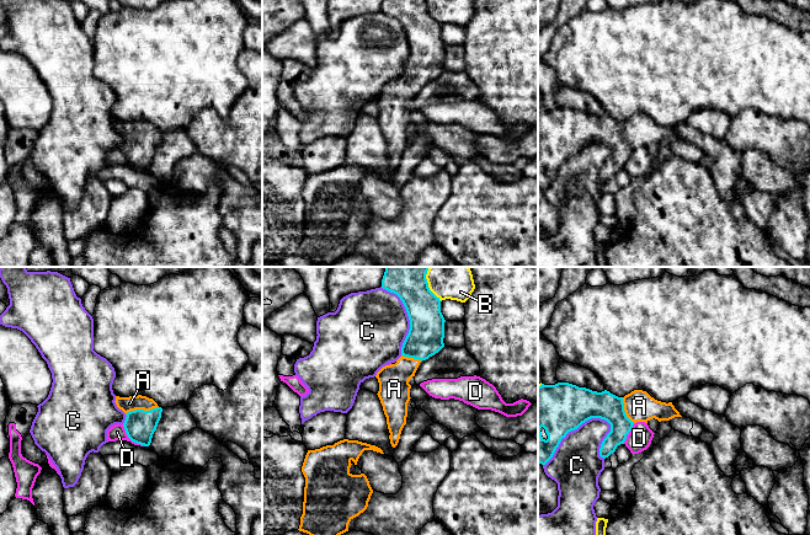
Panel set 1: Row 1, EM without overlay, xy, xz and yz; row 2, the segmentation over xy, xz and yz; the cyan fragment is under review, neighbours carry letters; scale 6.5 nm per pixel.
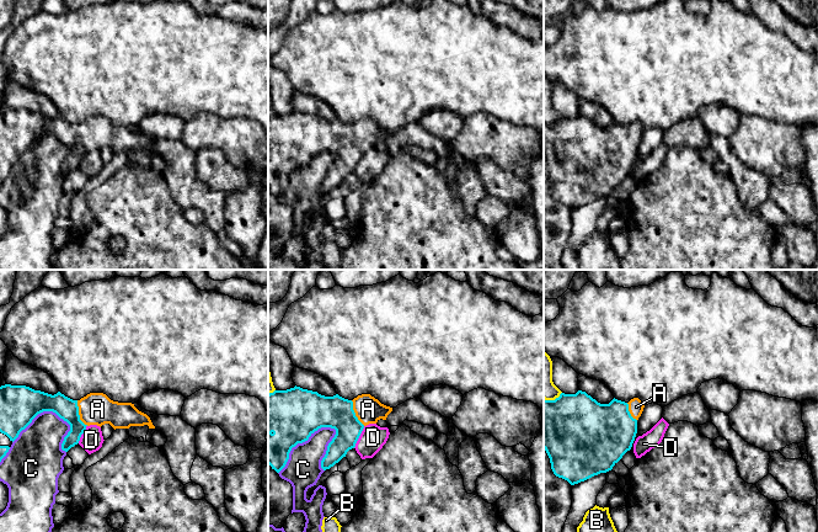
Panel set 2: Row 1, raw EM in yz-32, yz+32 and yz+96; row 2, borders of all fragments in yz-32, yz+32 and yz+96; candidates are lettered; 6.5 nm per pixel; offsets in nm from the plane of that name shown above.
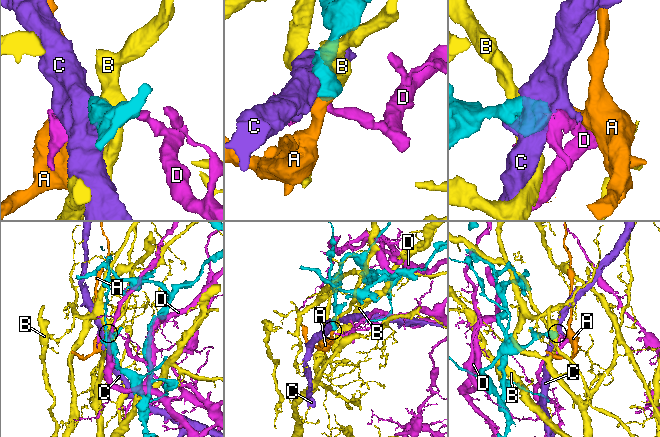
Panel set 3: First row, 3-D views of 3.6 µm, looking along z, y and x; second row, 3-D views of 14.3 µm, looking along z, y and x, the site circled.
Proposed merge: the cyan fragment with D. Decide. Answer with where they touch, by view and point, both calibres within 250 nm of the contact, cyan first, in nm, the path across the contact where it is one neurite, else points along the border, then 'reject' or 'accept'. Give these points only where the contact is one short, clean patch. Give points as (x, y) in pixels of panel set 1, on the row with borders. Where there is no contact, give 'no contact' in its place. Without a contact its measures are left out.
contact xy (131, 439); calibres 200 and 110 nm; border xy (122, 424), (126, 434), (132, 440), (144, 445); reject

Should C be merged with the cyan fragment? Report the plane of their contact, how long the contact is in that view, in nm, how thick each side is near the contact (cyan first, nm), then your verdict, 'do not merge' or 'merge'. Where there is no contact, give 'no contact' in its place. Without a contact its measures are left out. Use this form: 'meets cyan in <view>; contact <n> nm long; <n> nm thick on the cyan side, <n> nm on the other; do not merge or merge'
meets cyan in yz; contact 500 nm long; 320 nm thick on the cyan side, 320 nm on the other; do not merge

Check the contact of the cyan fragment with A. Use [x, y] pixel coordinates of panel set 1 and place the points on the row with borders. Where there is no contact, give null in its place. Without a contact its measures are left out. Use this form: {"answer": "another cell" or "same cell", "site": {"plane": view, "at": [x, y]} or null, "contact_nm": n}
{"answer": "same cell", "site": {"plane": "xy", "at": [142, 410]}, "contact_nm": 220}

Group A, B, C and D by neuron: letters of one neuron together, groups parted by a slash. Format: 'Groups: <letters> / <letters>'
Groups: A / B / C / D

